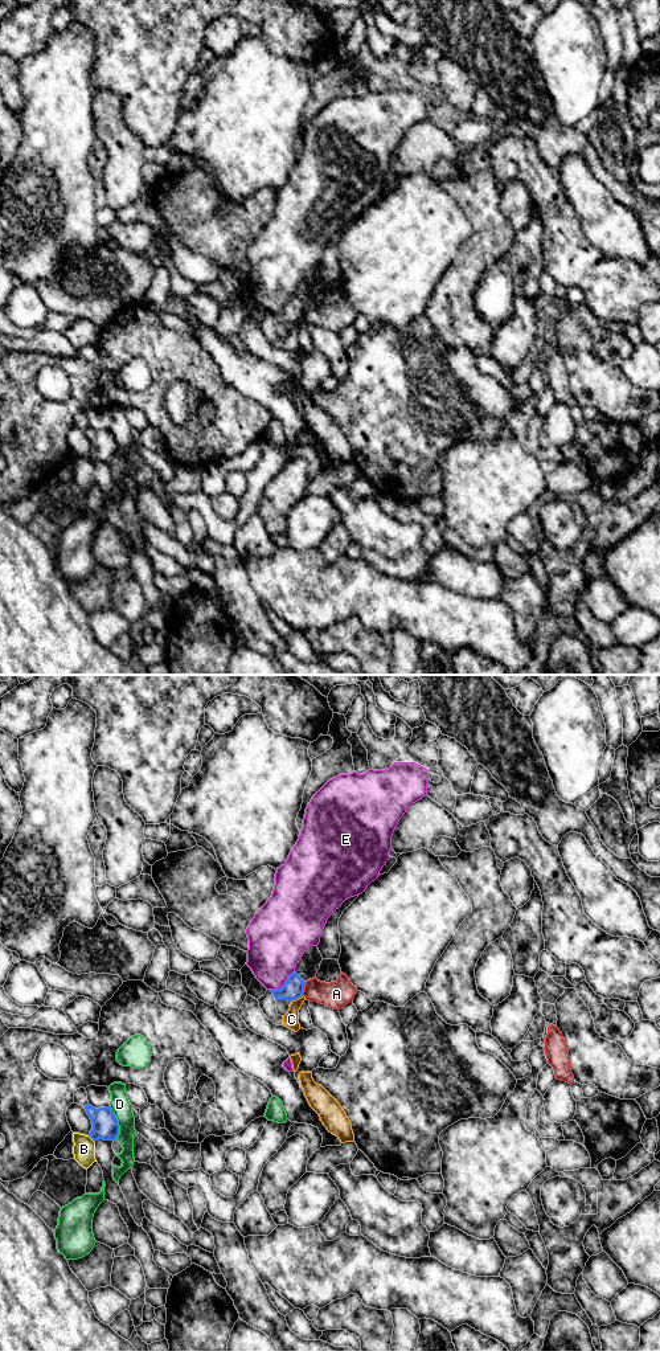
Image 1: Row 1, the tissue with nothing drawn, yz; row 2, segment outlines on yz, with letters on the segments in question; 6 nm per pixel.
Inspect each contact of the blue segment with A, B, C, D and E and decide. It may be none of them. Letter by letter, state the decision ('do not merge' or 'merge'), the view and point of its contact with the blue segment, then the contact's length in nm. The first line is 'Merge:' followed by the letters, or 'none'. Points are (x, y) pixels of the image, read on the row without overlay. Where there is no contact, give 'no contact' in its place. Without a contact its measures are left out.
Merge: none
A: do not merge; contact yz (303, 311); length 80 nm
B: do not merge; contact yz (91, 461); length 60 nm
C: do not merge; contact yz (296, 320); length 90 nm
D: do not merge; contact yz (117, 446); length 220 nm
E: do not merge; contact yz (285, 307); length 200 nm

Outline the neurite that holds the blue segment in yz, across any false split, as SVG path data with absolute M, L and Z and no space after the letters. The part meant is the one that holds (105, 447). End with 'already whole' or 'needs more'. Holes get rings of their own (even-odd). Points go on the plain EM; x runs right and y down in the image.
M86 427L85 431L93 446L89 459L94 464L99 462L115 463L118 460L119 447L110 429L95 431L91 427Z; already whole

